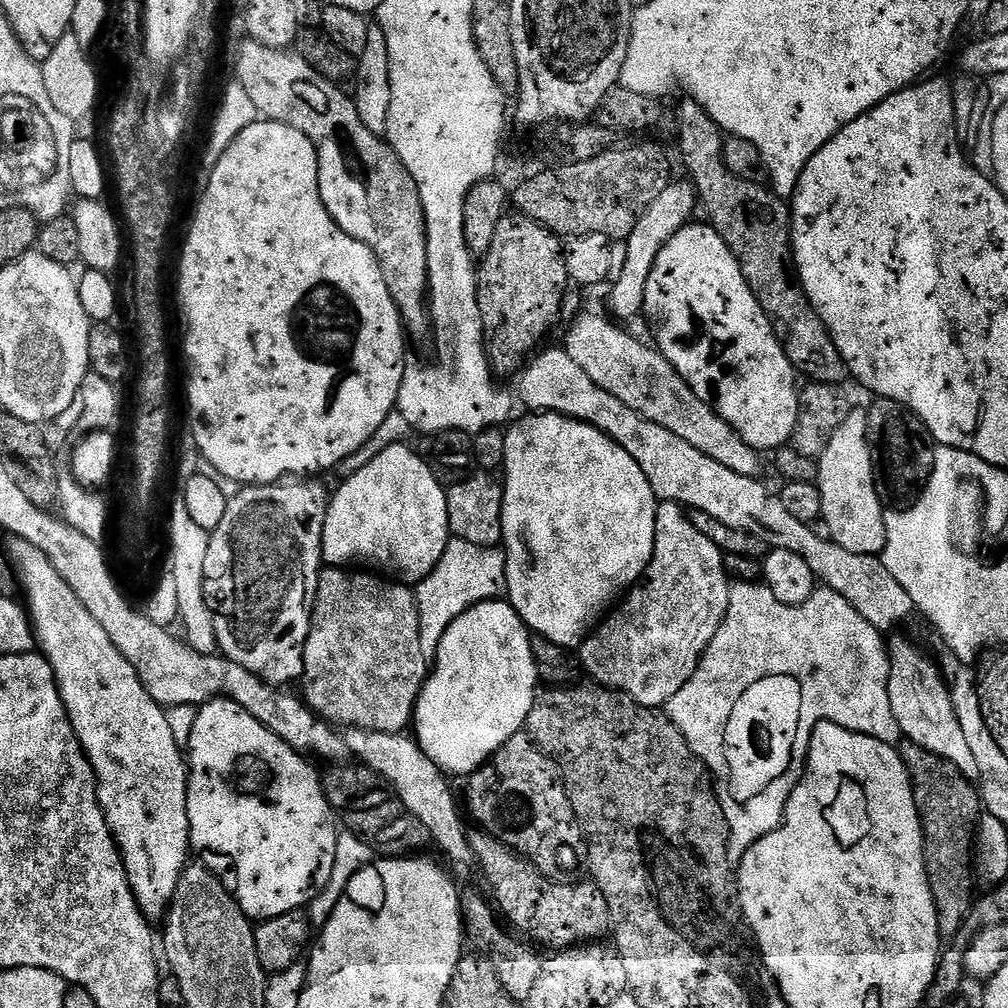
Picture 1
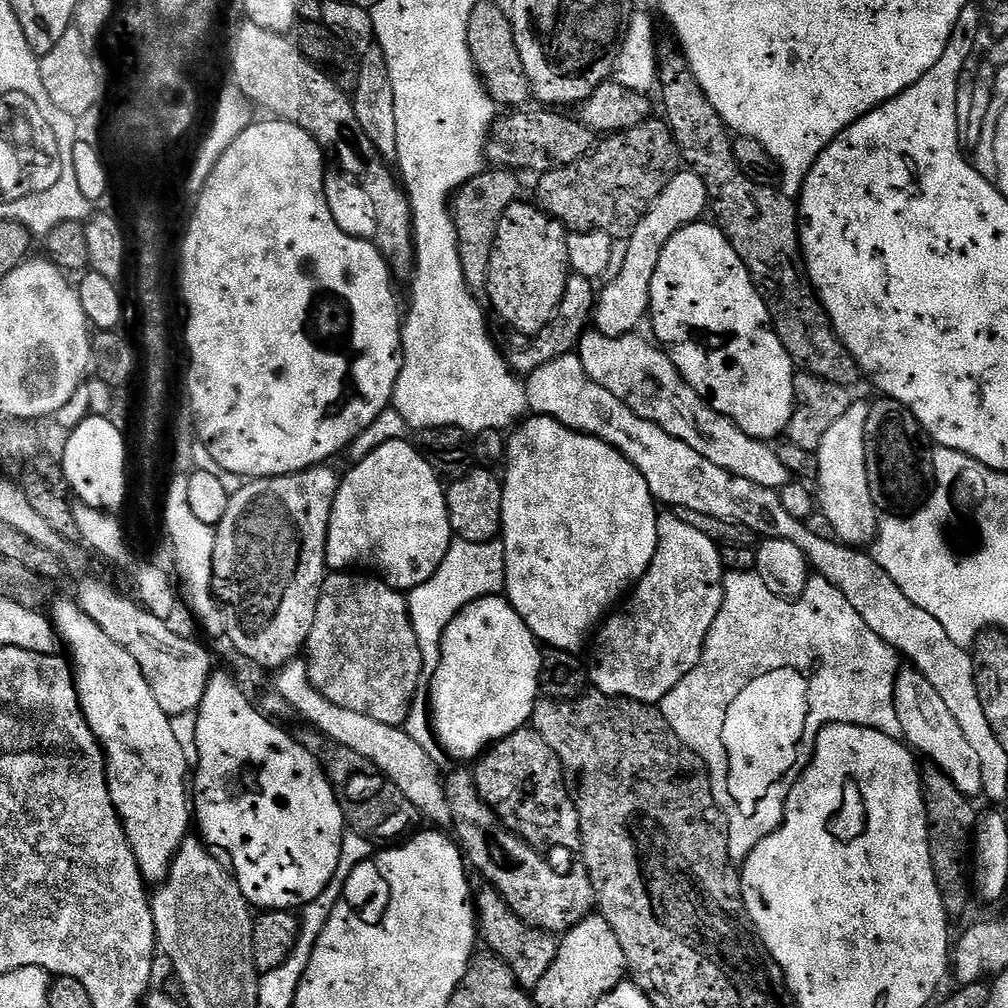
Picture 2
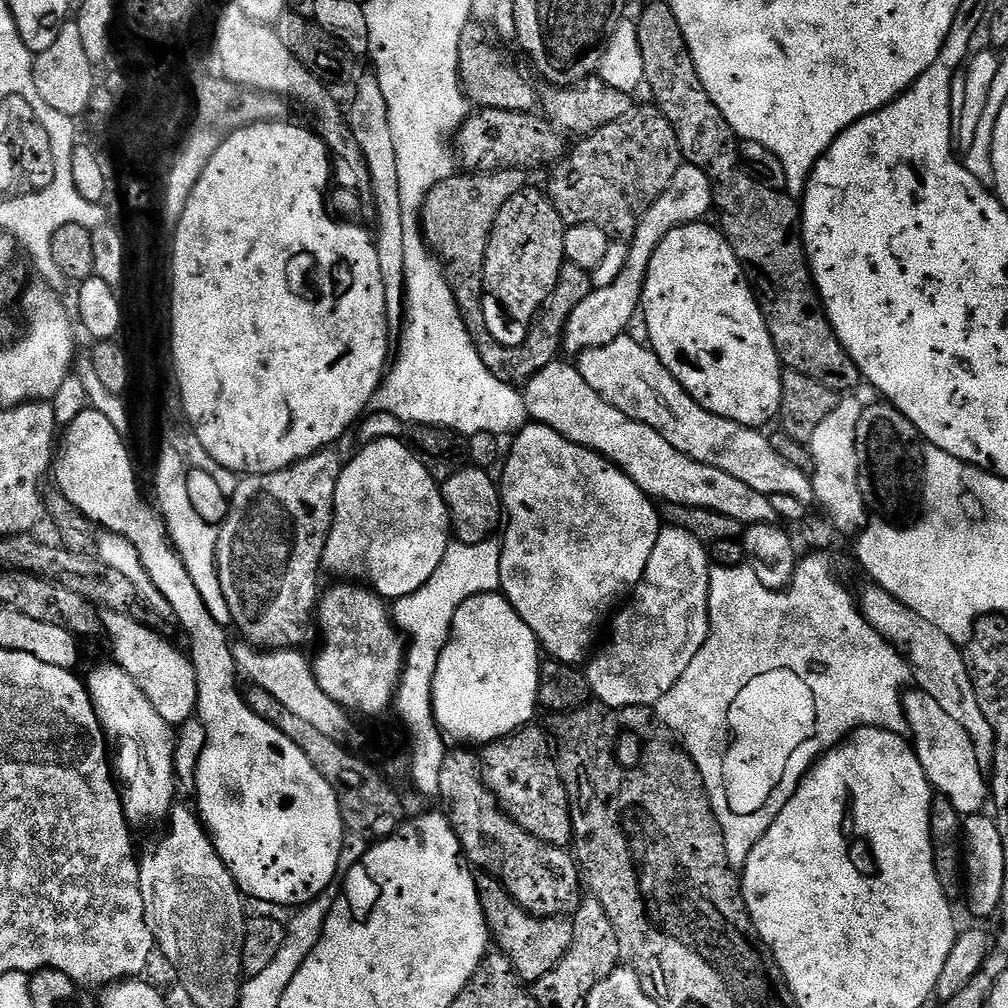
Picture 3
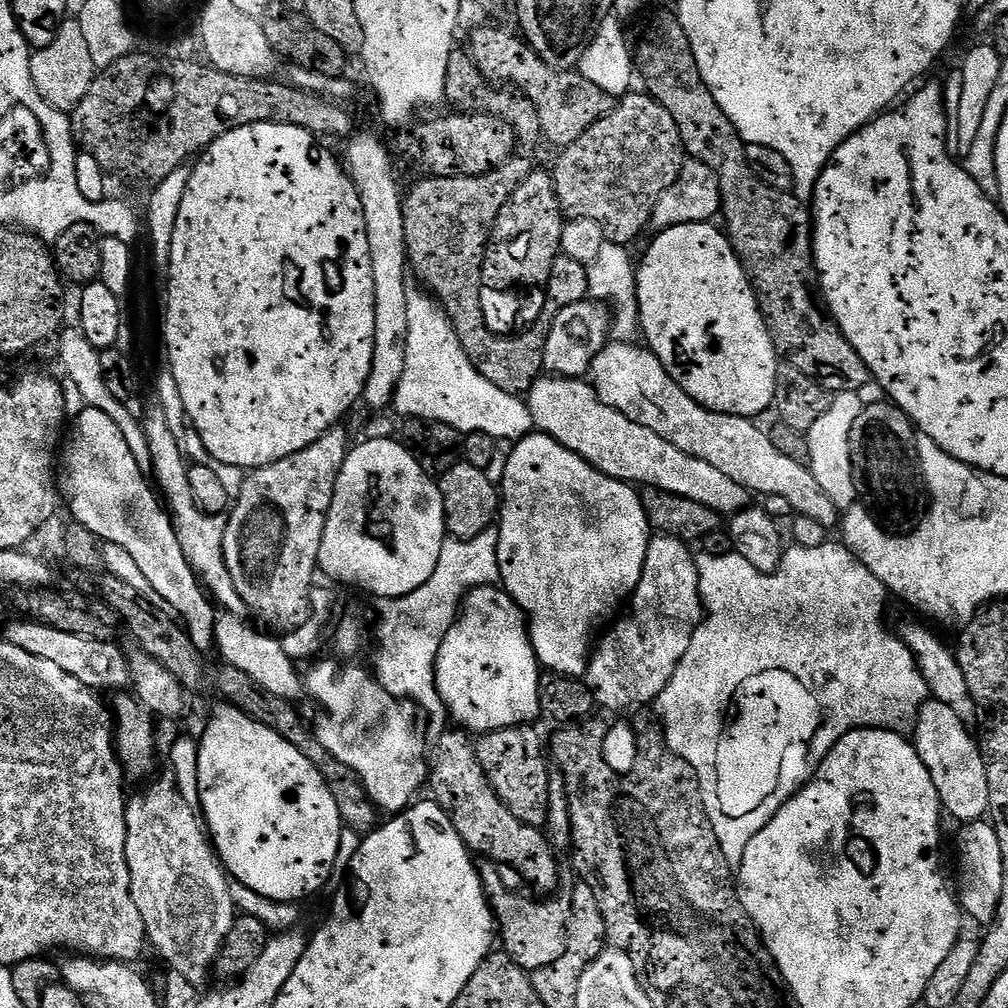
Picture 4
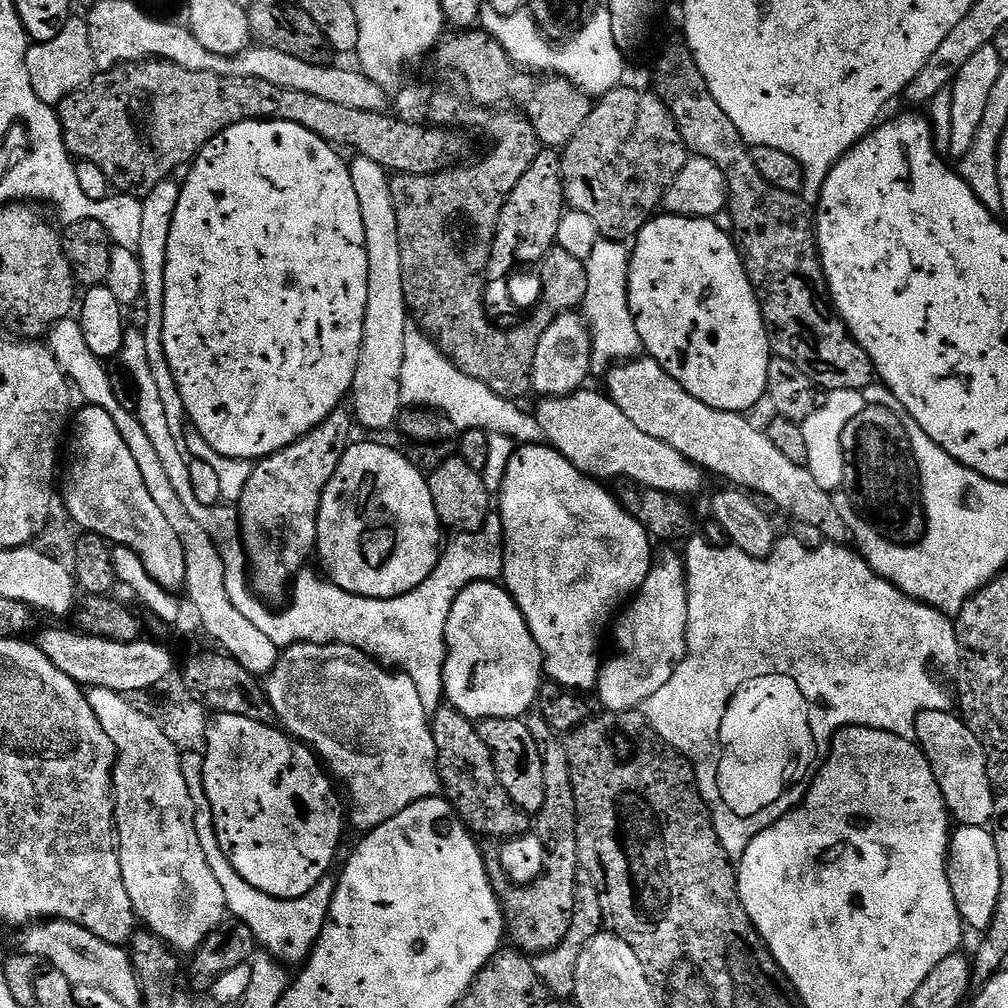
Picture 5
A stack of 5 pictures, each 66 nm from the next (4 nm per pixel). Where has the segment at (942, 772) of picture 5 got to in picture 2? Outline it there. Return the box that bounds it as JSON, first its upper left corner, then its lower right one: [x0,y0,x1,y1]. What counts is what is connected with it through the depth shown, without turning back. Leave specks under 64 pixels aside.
[892,666,984,798]

